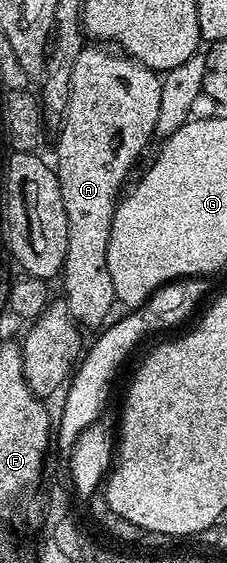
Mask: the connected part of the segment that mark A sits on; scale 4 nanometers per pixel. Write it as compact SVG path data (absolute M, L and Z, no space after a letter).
M105 46L93 47L97 48L85 48L73 58L69 104L59 128L61 137L57 140L57 164L55 163L59 190L63 194L63 210L67 210L69 239L63 269L63 302L69 307L73 319L85 330L100 329L110 319L109 311L115 308L111 270L107 270L107 246L111 238L113 212L118 206L122 195L121 187L124 186L133 163L140 158L141 151L148 146L149 140L154 139L153 131L159 118L161 101L161 80L152 68L143 66L120 51L110 50Z

